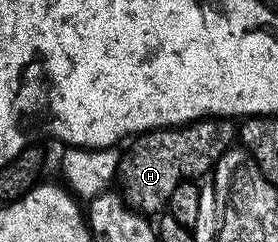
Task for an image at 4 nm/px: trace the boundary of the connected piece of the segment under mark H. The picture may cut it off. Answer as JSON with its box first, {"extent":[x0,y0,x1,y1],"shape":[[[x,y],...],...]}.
{"extent":[117,118,236,216],"shape":[[[226,118],[202,119],[181,128],[149,130],[137,135],[121,153],[118,165],[117,179],[123,186],[122,195],[127,206],[146,216],[161,213],[178,183],[209,175],[222,154],[233,147],[236,137],[235,121]]]}

